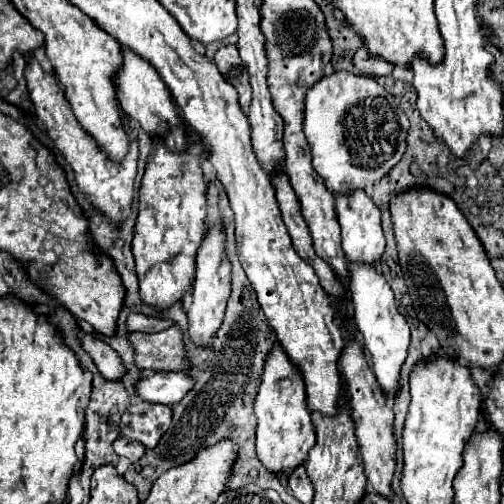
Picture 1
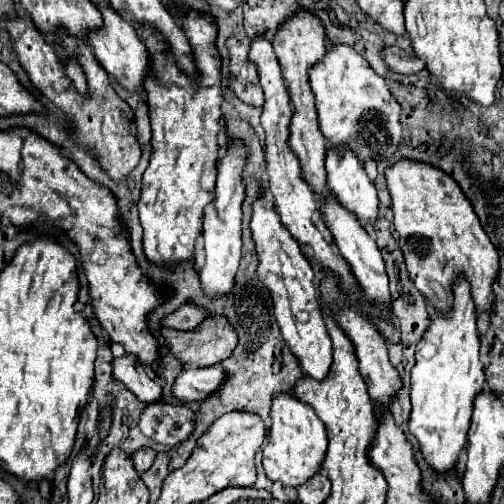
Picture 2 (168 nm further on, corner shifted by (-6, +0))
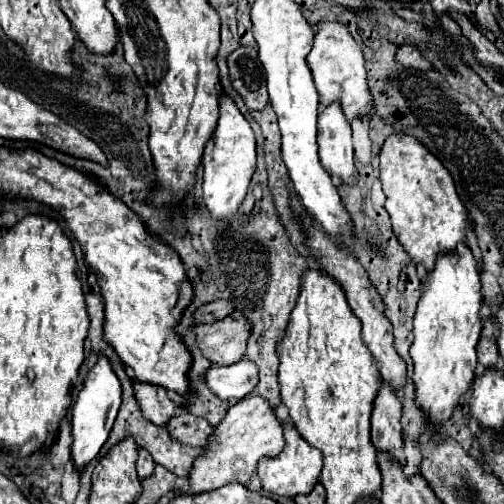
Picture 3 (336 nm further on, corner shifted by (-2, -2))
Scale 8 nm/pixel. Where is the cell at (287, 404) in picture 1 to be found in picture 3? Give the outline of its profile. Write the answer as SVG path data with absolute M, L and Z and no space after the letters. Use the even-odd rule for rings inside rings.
M285 422L283 430L285 430L285 442L287 442L283 452L275 458L263 458L257 466L257 476L261 478L263 490L269 492L269 494L287 496L287 498L295 498L297 494L309 494L319 480L323 458L321 458L317 448L309 446L301 438L301 434L295 430L295 426L291 422Z

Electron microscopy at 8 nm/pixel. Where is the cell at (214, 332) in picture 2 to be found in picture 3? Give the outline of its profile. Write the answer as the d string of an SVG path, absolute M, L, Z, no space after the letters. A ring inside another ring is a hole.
M235 310L231 316L211 322L211 324L197 324L193 328L197 332L197 342L203 354L221 366L235 364L243 358L247 348L247 338L251 334L251 322Z

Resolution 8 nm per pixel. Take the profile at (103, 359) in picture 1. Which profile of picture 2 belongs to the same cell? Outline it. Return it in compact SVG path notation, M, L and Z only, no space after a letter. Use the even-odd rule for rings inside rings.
M131 356L113 360L113 376L141 402L155 402L161 396L161 386L157 386L149 376L149 370Z

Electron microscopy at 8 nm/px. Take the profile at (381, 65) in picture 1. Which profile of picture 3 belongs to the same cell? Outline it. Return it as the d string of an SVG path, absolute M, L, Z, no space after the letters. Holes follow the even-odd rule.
M403 46L403 48L399 48L397 60L401 60L403 66L413 66L413 68L419 68L419 70L429 70L431 68L431 62L425 60L423 54L415 46Z

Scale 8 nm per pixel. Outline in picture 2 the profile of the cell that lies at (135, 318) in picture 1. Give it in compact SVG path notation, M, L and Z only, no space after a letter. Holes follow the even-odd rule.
M183 304L179 310L167 314L161 320L163 328L175 328L175 330L193 330L197 324L201 324L205 320L205 312L191 306L191 304Z

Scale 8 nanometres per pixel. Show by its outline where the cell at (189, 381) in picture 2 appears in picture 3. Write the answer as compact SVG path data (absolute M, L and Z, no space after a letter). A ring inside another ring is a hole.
M251 360L231 366L213 366L207 372L207 386L223 400L237 402L259 384L259 370Z

